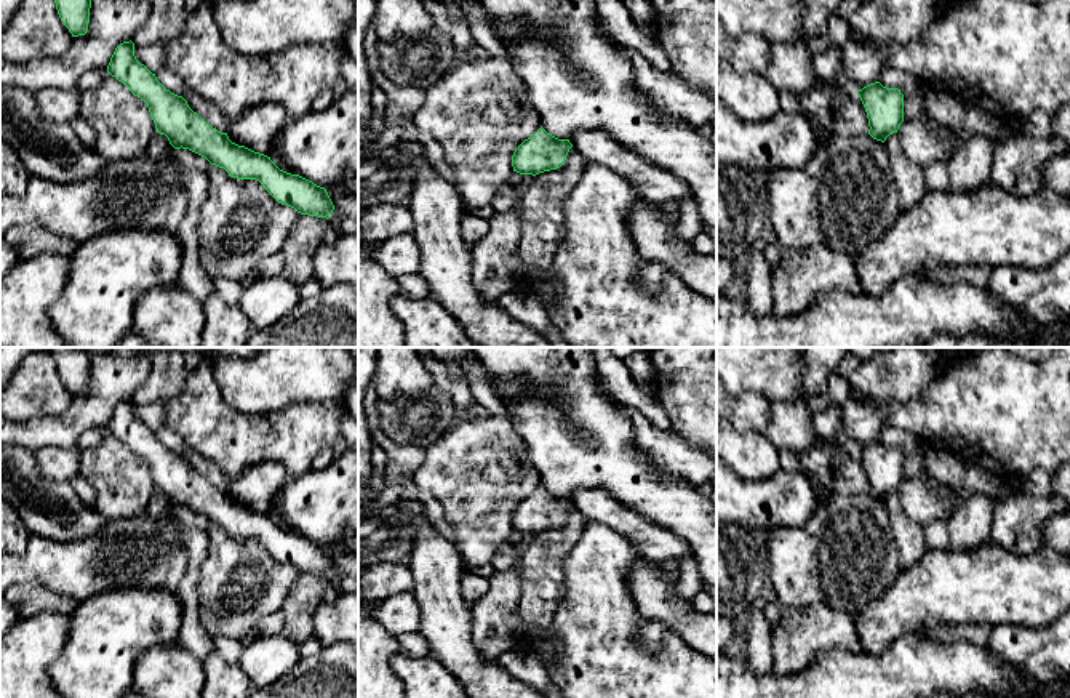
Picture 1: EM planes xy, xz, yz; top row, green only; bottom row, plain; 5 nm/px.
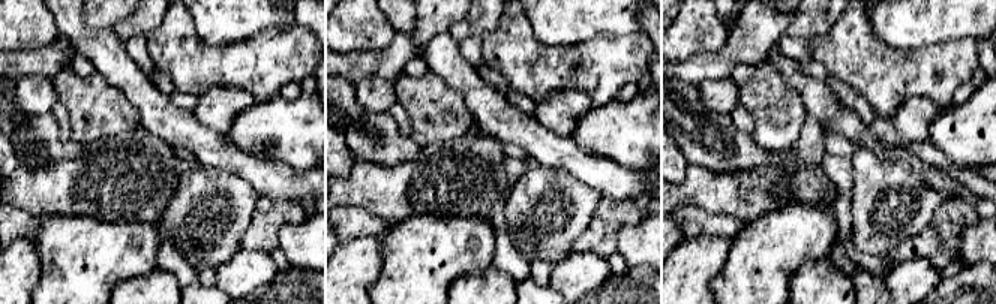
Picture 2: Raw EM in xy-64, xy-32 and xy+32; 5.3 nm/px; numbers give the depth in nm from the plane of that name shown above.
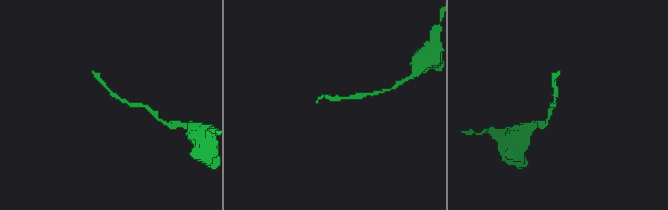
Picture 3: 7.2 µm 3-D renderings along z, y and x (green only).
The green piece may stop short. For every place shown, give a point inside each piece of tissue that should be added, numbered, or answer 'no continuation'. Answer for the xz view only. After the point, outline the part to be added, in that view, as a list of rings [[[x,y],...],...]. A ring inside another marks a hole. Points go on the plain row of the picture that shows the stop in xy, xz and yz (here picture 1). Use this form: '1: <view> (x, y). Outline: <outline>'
no continuation

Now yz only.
no continuation

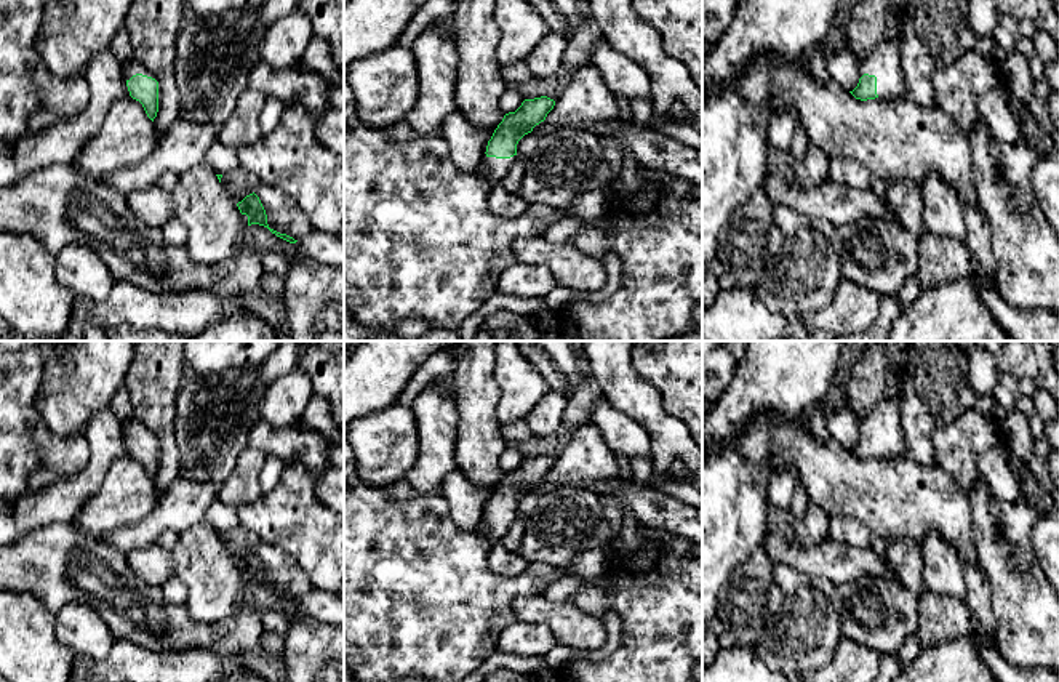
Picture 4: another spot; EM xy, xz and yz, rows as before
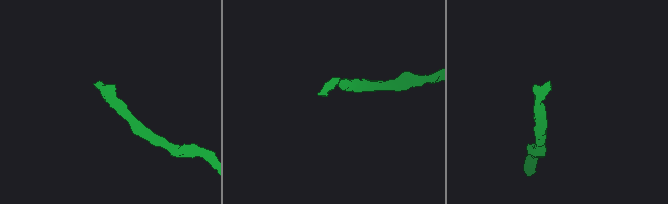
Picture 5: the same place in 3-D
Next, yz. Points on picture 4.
1: yz (885, 418). Outline: [[[889,397],[875,405],[864,419],[864,432],[875,434],[878,456],[888,458],[904,451],[904,431],[901,423],[901,400]]]

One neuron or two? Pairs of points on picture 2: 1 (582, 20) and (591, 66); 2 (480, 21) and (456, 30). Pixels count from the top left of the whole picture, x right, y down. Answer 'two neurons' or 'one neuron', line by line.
1: two neurons
2: one neuron

